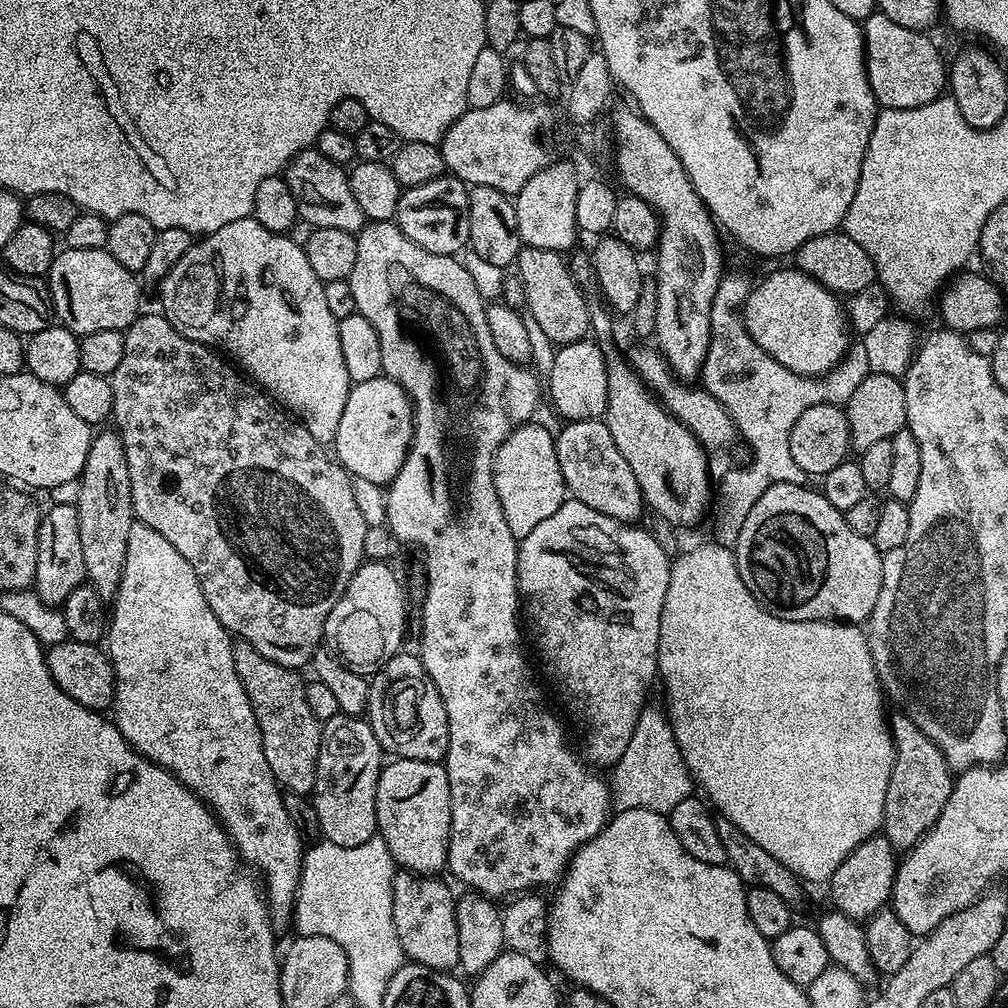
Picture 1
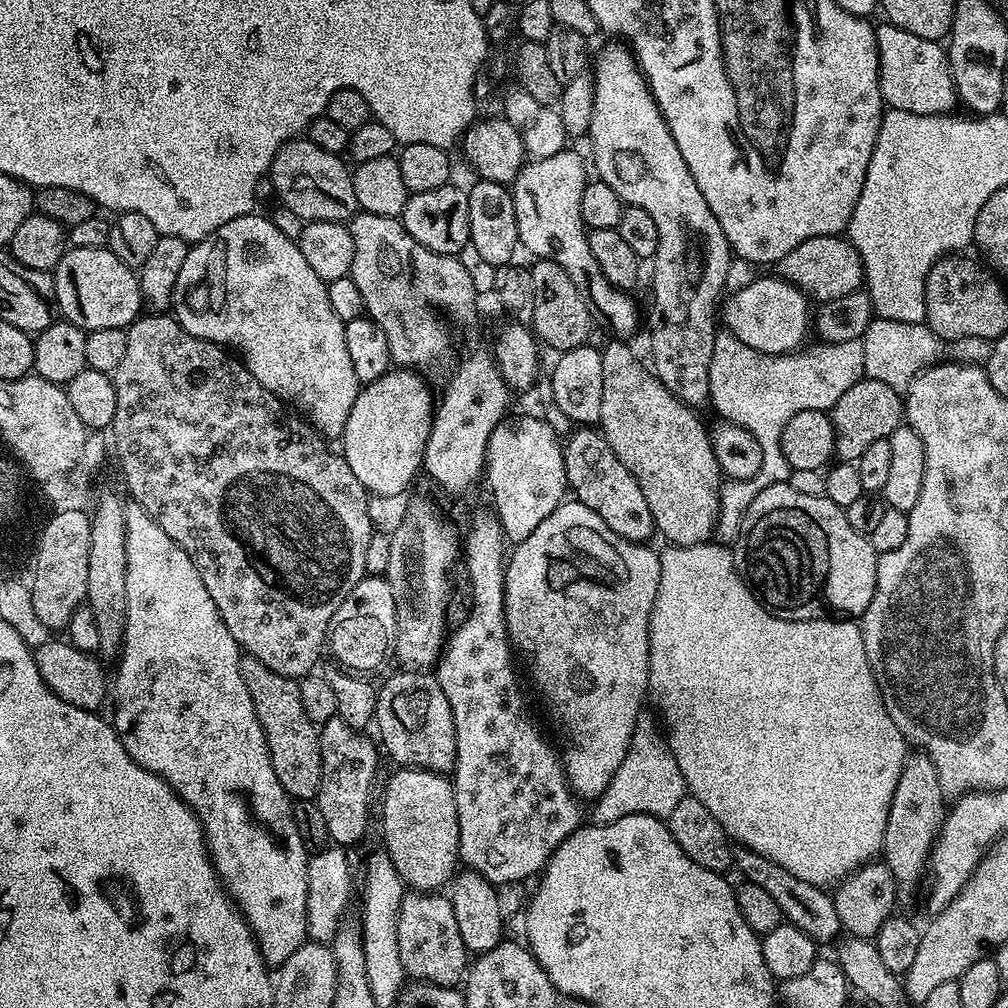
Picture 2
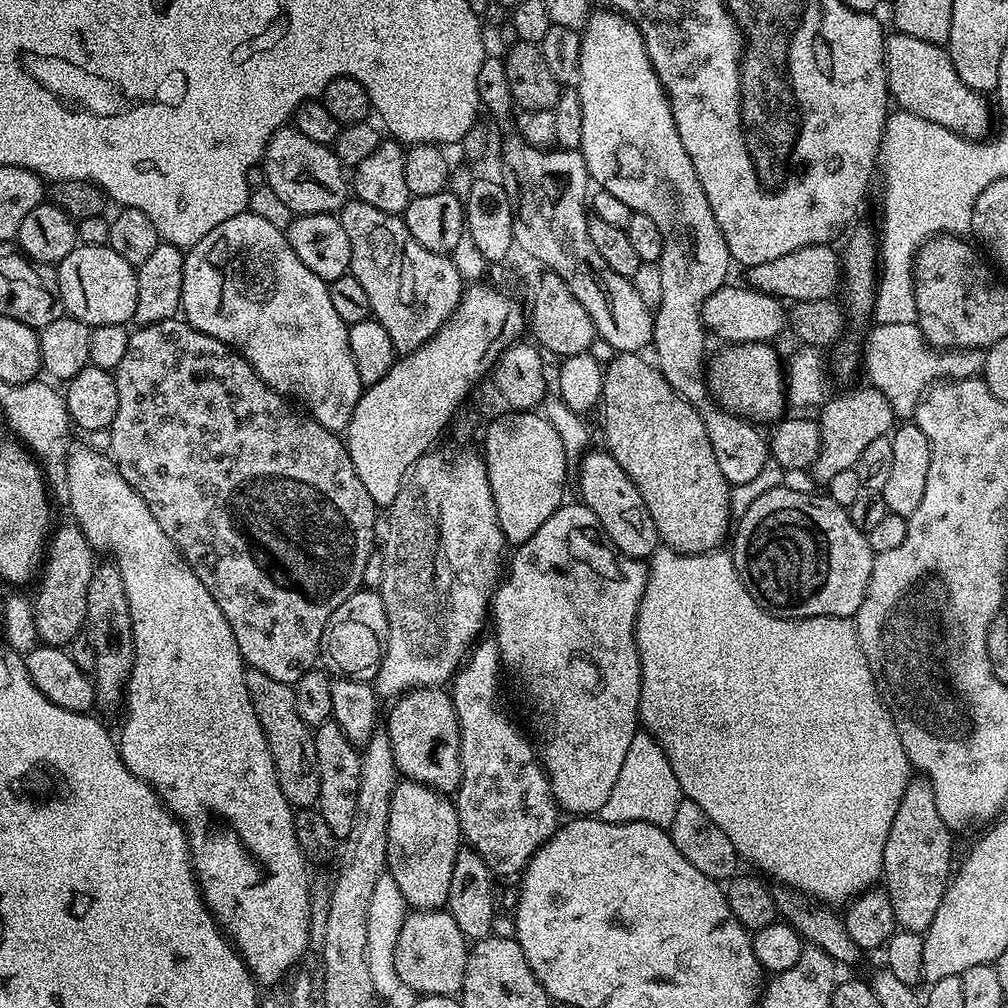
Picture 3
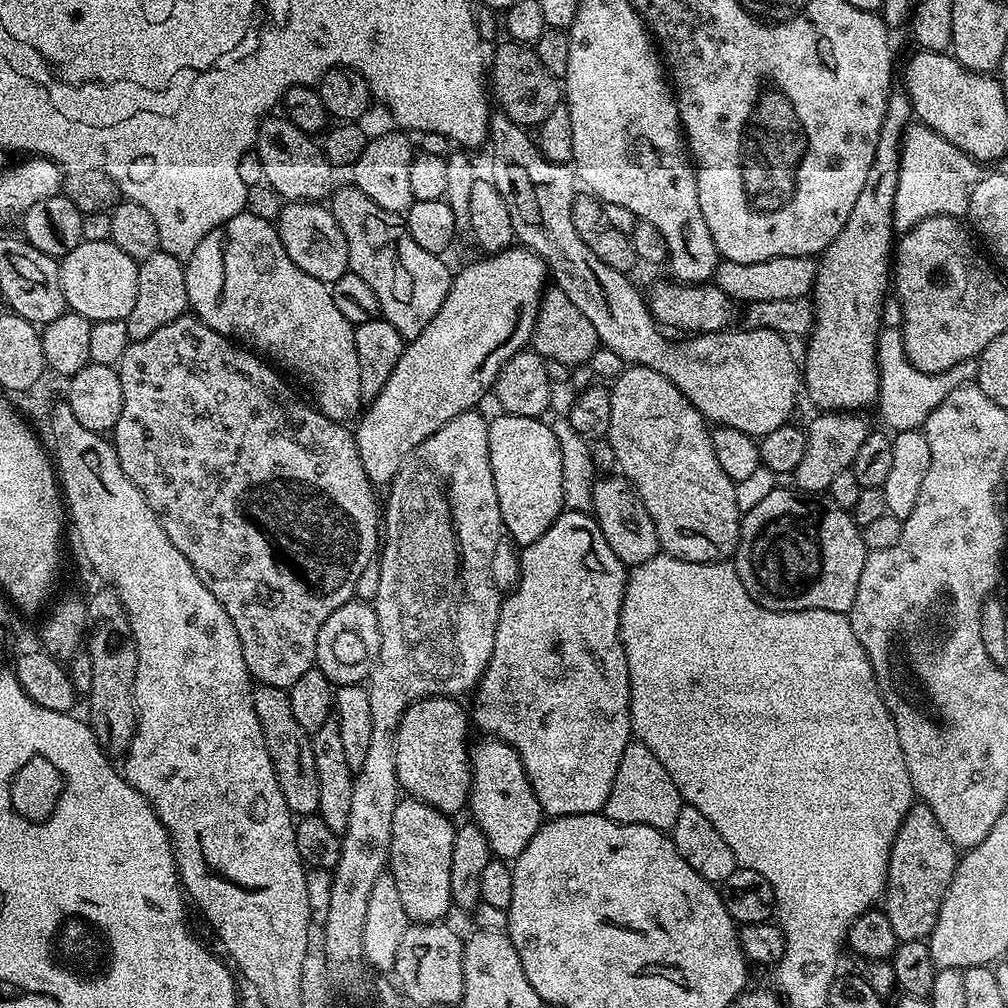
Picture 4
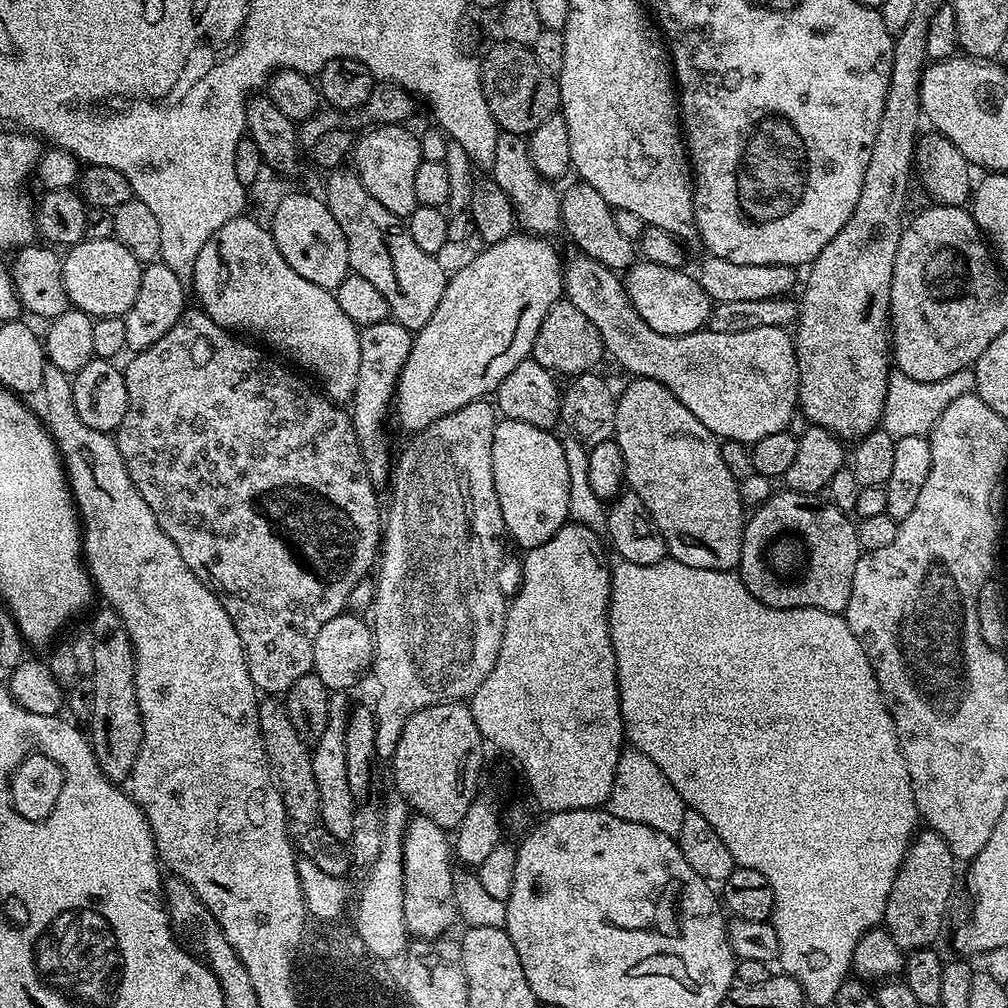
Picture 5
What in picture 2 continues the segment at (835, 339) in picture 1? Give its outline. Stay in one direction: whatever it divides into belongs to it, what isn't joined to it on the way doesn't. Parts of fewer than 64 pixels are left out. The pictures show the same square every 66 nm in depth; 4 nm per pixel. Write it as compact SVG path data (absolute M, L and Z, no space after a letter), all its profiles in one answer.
M760 274L754 282L750 282L750 286L742 286L723 301L722 324L734 334L734 338L746 342L746 346L754 350L771 356L787 356L803 345L800 343L807 338L808 332L810 336L808 304L810 300L805 292L788 280L776 274Z

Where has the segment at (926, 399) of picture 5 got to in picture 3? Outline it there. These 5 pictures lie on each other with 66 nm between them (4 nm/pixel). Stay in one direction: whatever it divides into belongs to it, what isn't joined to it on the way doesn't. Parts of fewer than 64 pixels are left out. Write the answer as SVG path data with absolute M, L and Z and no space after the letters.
M917 323L906 326L876 324L868 336L868 345L862 352L862 368L868 371L871 387L877 388L890 402L892 415L908 418L915 413L920 397L933 384L945 380L971 380L979 377L986 366L986 351L983 348L957 348L933 350L920 335Z

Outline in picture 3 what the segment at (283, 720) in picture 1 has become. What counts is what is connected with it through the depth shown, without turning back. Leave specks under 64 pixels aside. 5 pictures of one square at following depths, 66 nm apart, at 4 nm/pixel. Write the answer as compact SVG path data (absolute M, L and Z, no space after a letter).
M248 668L244 673L246 690L250 694L250 702L254 706L254 714L258 714L258 722L266 734L266 742L270 746L270 754L274 758L274 770L278 778L278 786L288 799L293 809L311 808L320 799L320 779L318 778L318 754L314 754L314 732L302 718L298 718L298 710L294 707L294 690L291 684L283 684L275 678L262 674L262 670Z

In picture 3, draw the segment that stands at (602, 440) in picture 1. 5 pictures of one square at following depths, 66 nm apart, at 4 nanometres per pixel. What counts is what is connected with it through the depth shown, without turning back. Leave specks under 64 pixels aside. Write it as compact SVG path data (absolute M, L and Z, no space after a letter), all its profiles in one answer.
M589 450L580 457L579 499L598 518L600 528L608 535L608 541L622 554L633 556L636 560L651 557L662 541L658 534L658 526L654 526L654 518L650 518L650 510L646 510L646 502L642 502L642 494L638 494L638 486L618 466L618 462L607 450L595 452Z

